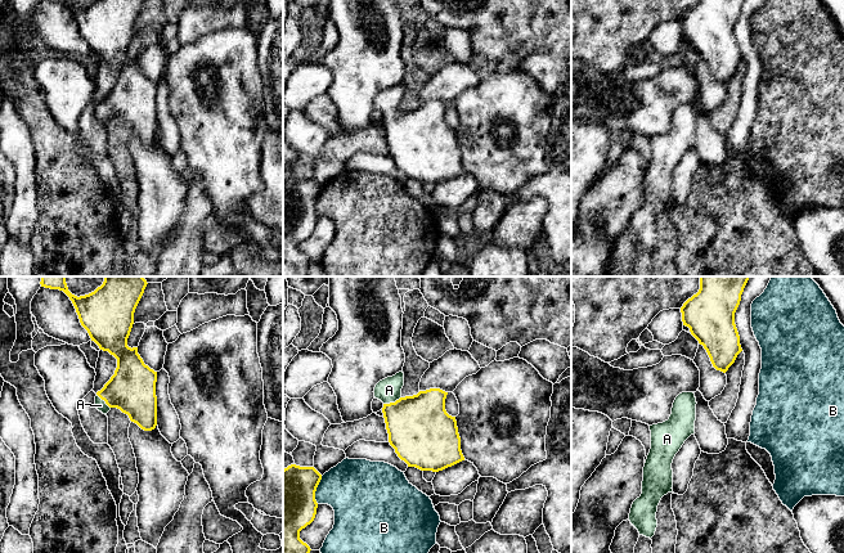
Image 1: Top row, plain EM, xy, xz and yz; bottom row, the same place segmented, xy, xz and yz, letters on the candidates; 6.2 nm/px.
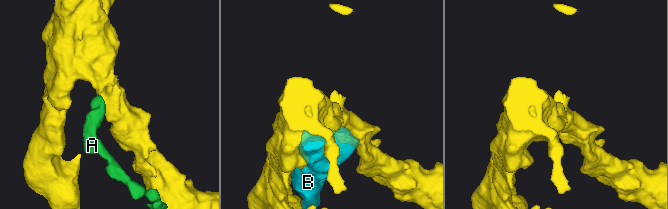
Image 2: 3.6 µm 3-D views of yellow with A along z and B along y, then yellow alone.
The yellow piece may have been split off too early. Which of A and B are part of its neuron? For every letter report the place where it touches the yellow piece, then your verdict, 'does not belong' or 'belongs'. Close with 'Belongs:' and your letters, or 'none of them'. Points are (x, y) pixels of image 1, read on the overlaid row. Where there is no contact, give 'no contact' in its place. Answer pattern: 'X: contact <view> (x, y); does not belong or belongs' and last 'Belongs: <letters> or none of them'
A: contact xz (391, 403); belongs
B: contact xz (315, 490); does not belong
Belongs: A

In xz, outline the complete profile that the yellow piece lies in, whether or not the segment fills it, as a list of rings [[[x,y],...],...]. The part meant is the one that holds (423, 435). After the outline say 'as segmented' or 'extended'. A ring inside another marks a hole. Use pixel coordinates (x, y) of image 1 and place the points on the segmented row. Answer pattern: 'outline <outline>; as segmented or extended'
outline [[[403,370],[380,381],[374,397],[383,403],[382,413],[389,442],[408,467],[439,472],[464,457],[455,417],[445,410],[448,392],[440,388],[401,396]]]; extended

